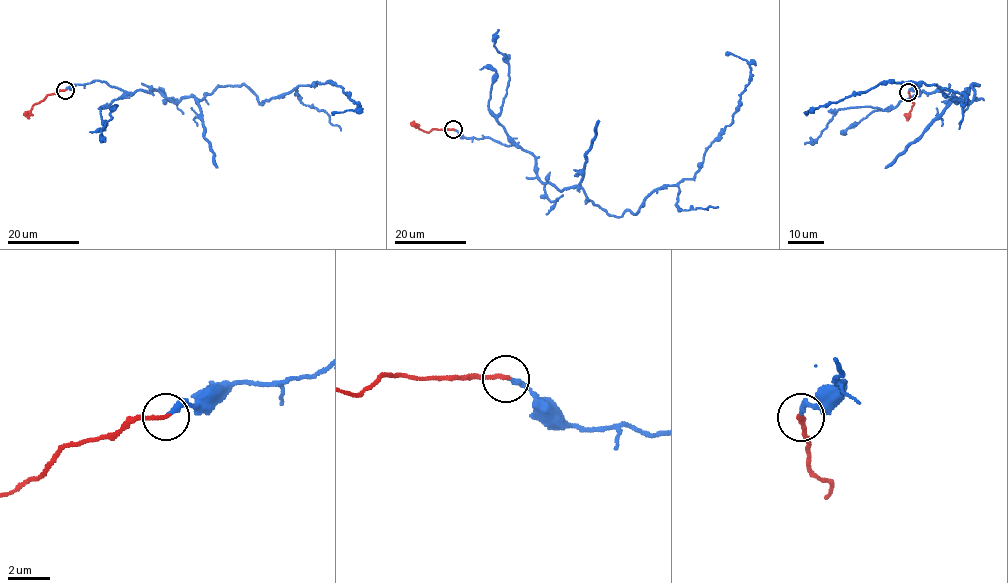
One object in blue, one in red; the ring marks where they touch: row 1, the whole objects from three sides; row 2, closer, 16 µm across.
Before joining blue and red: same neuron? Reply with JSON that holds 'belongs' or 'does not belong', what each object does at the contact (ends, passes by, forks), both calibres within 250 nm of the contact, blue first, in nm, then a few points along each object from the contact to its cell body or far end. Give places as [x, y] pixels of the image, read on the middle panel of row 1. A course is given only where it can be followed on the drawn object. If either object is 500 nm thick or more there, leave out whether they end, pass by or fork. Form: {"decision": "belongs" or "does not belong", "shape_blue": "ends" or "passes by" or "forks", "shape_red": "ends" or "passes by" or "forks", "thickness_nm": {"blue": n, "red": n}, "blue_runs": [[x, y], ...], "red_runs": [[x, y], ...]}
{"decision": "belongs", "shape_blue": "ends", "shape_red": "ends", "thickness_nm": {"blue": 260, "red": 200}, "blue_runs": [[454, 129], [521, 147], [543, 183], [636, 214], [653, 191], [692, 179], [732, 121], [751, 69], [725, 55]], "red_runs": [[453, 129], [425, 132], [410, 123]]}

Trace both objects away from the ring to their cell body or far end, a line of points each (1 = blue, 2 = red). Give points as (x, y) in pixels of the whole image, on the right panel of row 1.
1: (908, 91), (913, 82), (958, 101), (978, 85), (970, 102), (935, 84), (881, 82), (807, 115)
2: (908, 92), (914, 105), (906, 117)

